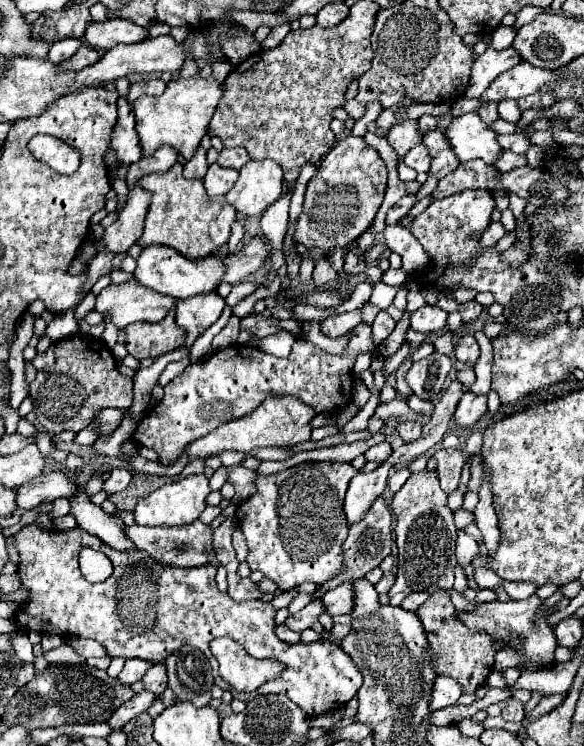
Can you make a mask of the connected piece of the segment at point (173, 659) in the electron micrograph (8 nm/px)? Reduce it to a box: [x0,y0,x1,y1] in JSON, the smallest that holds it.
[164,646,212,708]

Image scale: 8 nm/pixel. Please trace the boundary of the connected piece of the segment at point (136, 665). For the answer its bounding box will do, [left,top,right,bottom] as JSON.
[118,660,152,684]

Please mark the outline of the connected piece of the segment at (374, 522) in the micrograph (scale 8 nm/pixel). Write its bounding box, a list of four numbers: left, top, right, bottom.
[316,496,392,598]

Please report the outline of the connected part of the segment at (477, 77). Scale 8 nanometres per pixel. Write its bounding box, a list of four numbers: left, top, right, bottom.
[466,48,522,98]

